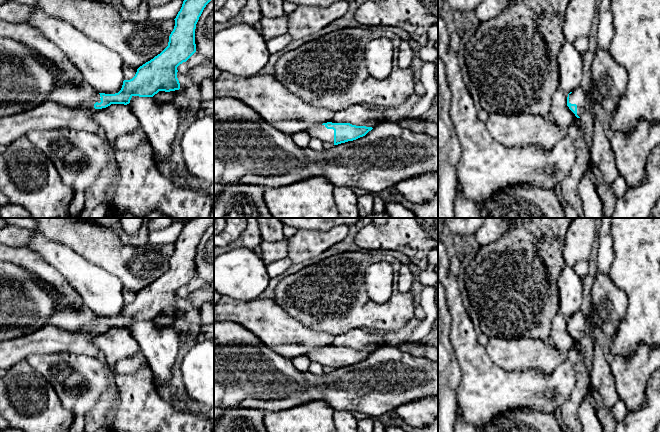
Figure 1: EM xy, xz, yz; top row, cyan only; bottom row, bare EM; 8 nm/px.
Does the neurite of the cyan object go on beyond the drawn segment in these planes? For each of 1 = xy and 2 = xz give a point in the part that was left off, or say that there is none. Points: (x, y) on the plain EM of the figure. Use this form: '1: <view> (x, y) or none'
1: xy (49, 339)
2: xz (320, 356)

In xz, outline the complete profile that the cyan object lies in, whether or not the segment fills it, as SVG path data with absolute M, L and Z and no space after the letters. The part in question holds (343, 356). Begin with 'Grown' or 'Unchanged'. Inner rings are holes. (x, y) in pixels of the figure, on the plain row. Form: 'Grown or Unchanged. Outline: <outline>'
Grown. Outline: M327 346L310 351L305 355L311 362L338 369L363 361L372 353L372 351L356 350L350 347Z

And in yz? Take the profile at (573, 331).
Grown. Outline: M580 310L568 318L567 330L577 342L583 338L586 326L586 318Z

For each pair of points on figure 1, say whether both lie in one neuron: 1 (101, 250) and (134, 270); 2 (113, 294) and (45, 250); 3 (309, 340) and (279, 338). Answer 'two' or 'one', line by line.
1: one
2: one
3: one

